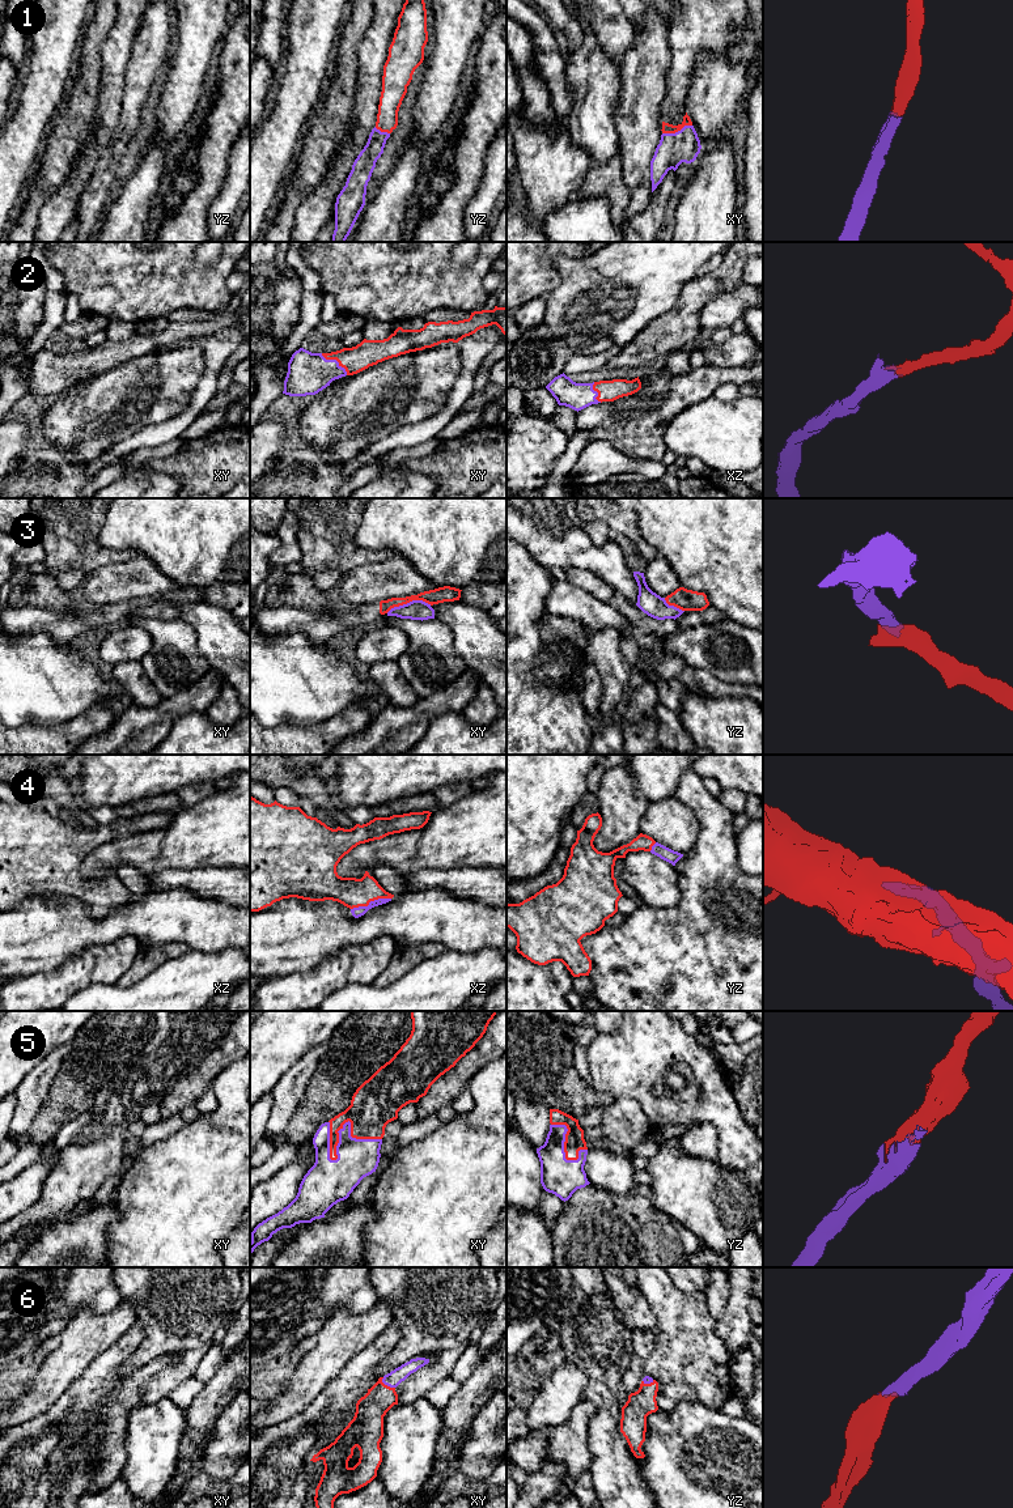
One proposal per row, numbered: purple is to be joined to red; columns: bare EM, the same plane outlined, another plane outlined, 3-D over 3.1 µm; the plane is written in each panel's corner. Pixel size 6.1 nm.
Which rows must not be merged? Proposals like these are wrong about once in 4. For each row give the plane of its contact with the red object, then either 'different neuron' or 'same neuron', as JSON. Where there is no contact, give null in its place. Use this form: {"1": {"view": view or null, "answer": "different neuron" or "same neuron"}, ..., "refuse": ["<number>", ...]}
{"1": {"view": "xy", "answer": "same neuron"}, "2": {"view": "xy", "answer": "same neuron"}, "3": {"view": "xy", "answer": "different neuron"}, "4": {"view": "xz", "answer": "same neuron"}, "5": {"view": "xy", "answer": "same neuron"}, "6": {"view": "xy", "answer": "same neuron"}, "refuse": ["3"]}

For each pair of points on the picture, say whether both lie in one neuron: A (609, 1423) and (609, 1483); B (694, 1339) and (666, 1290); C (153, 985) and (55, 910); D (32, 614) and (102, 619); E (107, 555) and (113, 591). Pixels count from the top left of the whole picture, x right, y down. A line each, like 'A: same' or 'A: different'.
A: same
B: same
C: different
D: same
E: different

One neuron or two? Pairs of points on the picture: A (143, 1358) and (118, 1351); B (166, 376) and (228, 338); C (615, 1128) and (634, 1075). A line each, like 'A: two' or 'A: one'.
A: two
B: two
C: two

